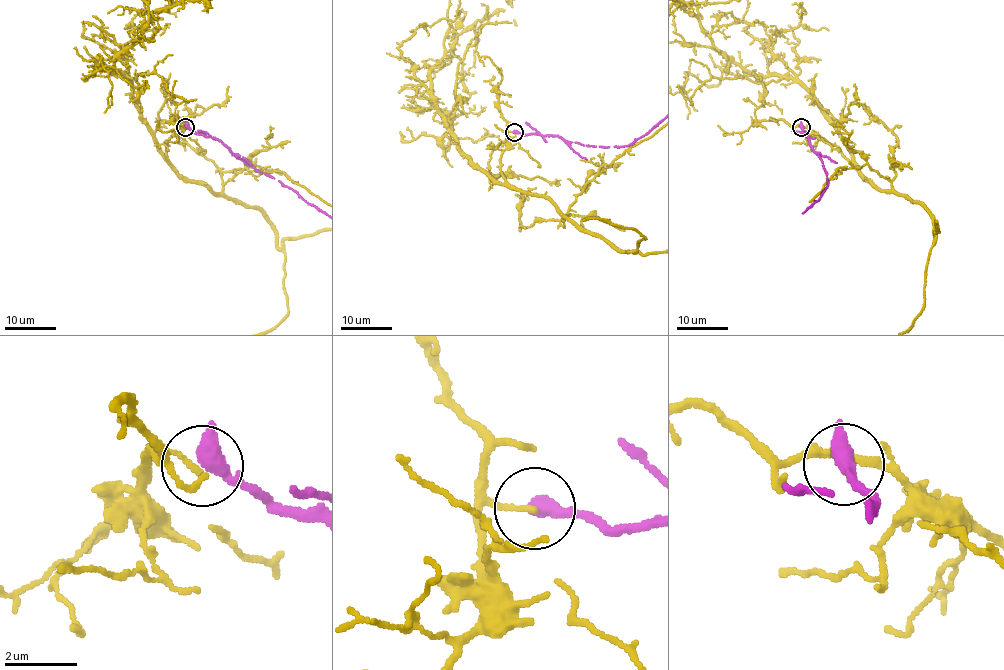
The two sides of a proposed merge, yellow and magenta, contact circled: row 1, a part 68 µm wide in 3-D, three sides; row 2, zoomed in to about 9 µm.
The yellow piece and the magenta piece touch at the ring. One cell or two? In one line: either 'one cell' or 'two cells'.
two cells

